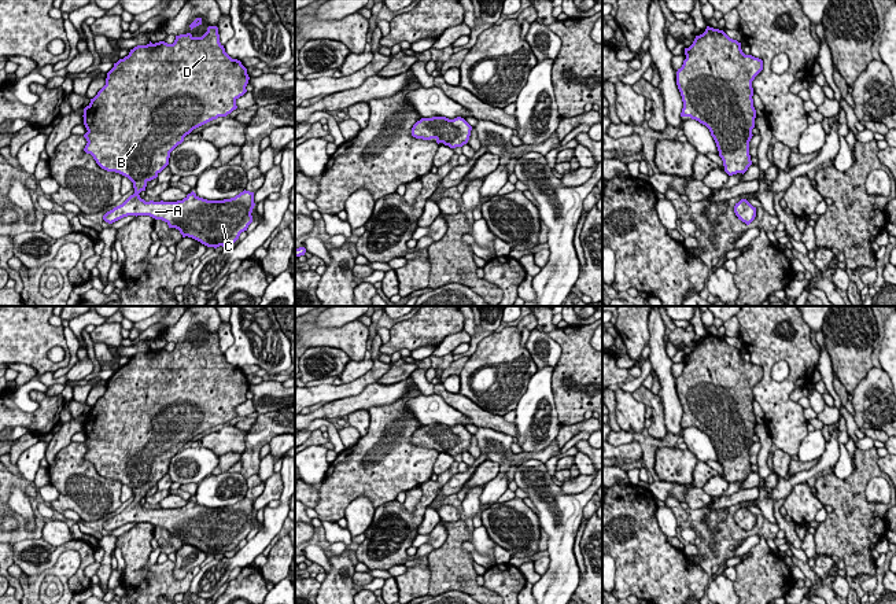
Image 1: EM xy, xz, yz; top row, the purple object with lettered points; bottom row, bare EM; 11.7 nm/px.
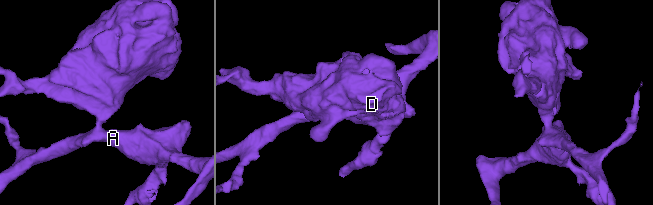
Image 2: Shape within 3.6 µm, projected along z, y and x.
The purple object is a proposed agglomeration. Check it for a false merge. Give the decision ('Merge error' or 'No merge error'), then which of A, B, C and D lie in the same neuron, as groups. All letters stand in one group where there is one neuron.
No merge error. Groups: A B C D

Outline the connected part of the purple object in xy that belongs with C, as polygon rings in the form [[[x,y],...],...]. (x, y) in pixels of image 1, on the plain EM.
[[[209,334],[202,345],[187,340],[176,343],[173,351],[165,349],[152,351],[150,349],[147,353],[137,353],[130,357],[128,364],[114,371],[114,375],[107,380],[106,393],[84,416],[84,432],[88,438],[84,442],[88,449],[84,458],[91,461],[102,476],[128,485],[133,490],[134,501],[122,512],[107,519],[103,527],[113,531],[128,523],[150,523],[165,528],[169,535],[178,537],[182,545],[192,545],[207,555],[217,556],[235,550],[252,530],[254,500],[244,497],[231,507],[207,508],[192,498],[177,509],[145,509],[139,501],[145,498],[147,490],[156,486],[169,472],[170,460],[184,449],[187,442],[218,424],[226,424],[237,416],[236,408],[247,399],[248,387],[247,376],[241,369],[232,367],[225,360],[220,350],[217,334]]]

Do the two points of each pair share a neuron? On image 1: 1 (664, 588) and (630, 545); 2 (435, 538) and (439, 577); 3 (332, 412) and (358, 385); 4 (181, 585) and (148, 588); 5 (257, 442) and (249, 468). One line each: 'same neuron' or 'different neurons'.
1: same neuron
2: different neurons
3: different neurons
4: same neuron
5: same neuron

